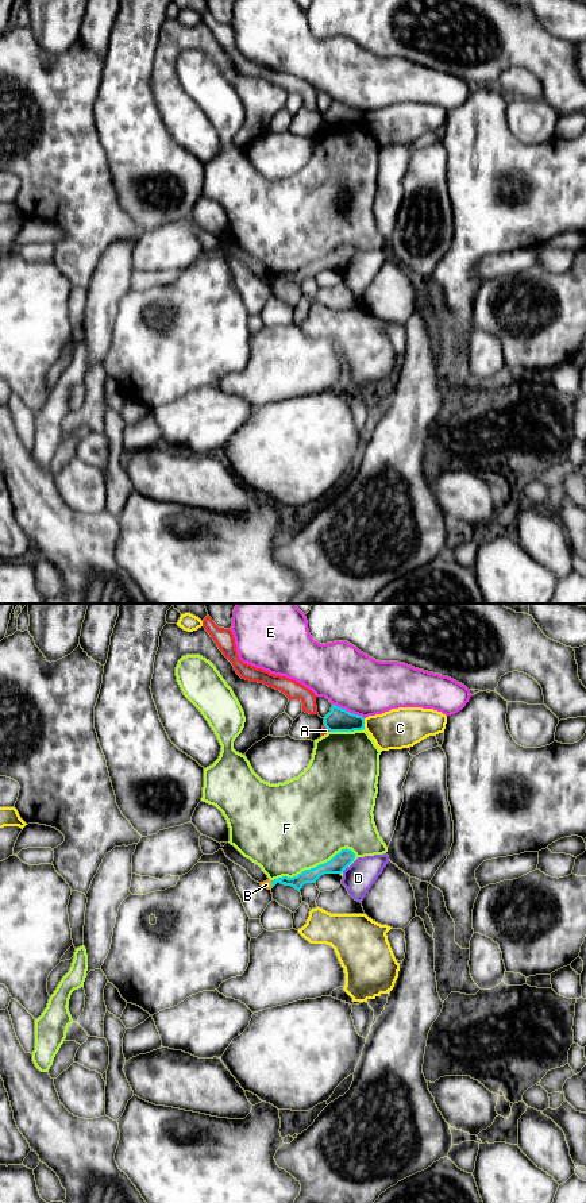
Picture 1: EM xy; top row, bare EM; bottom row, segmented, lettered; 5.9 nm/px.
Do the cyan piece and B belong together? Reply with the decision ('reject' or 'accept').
reject

